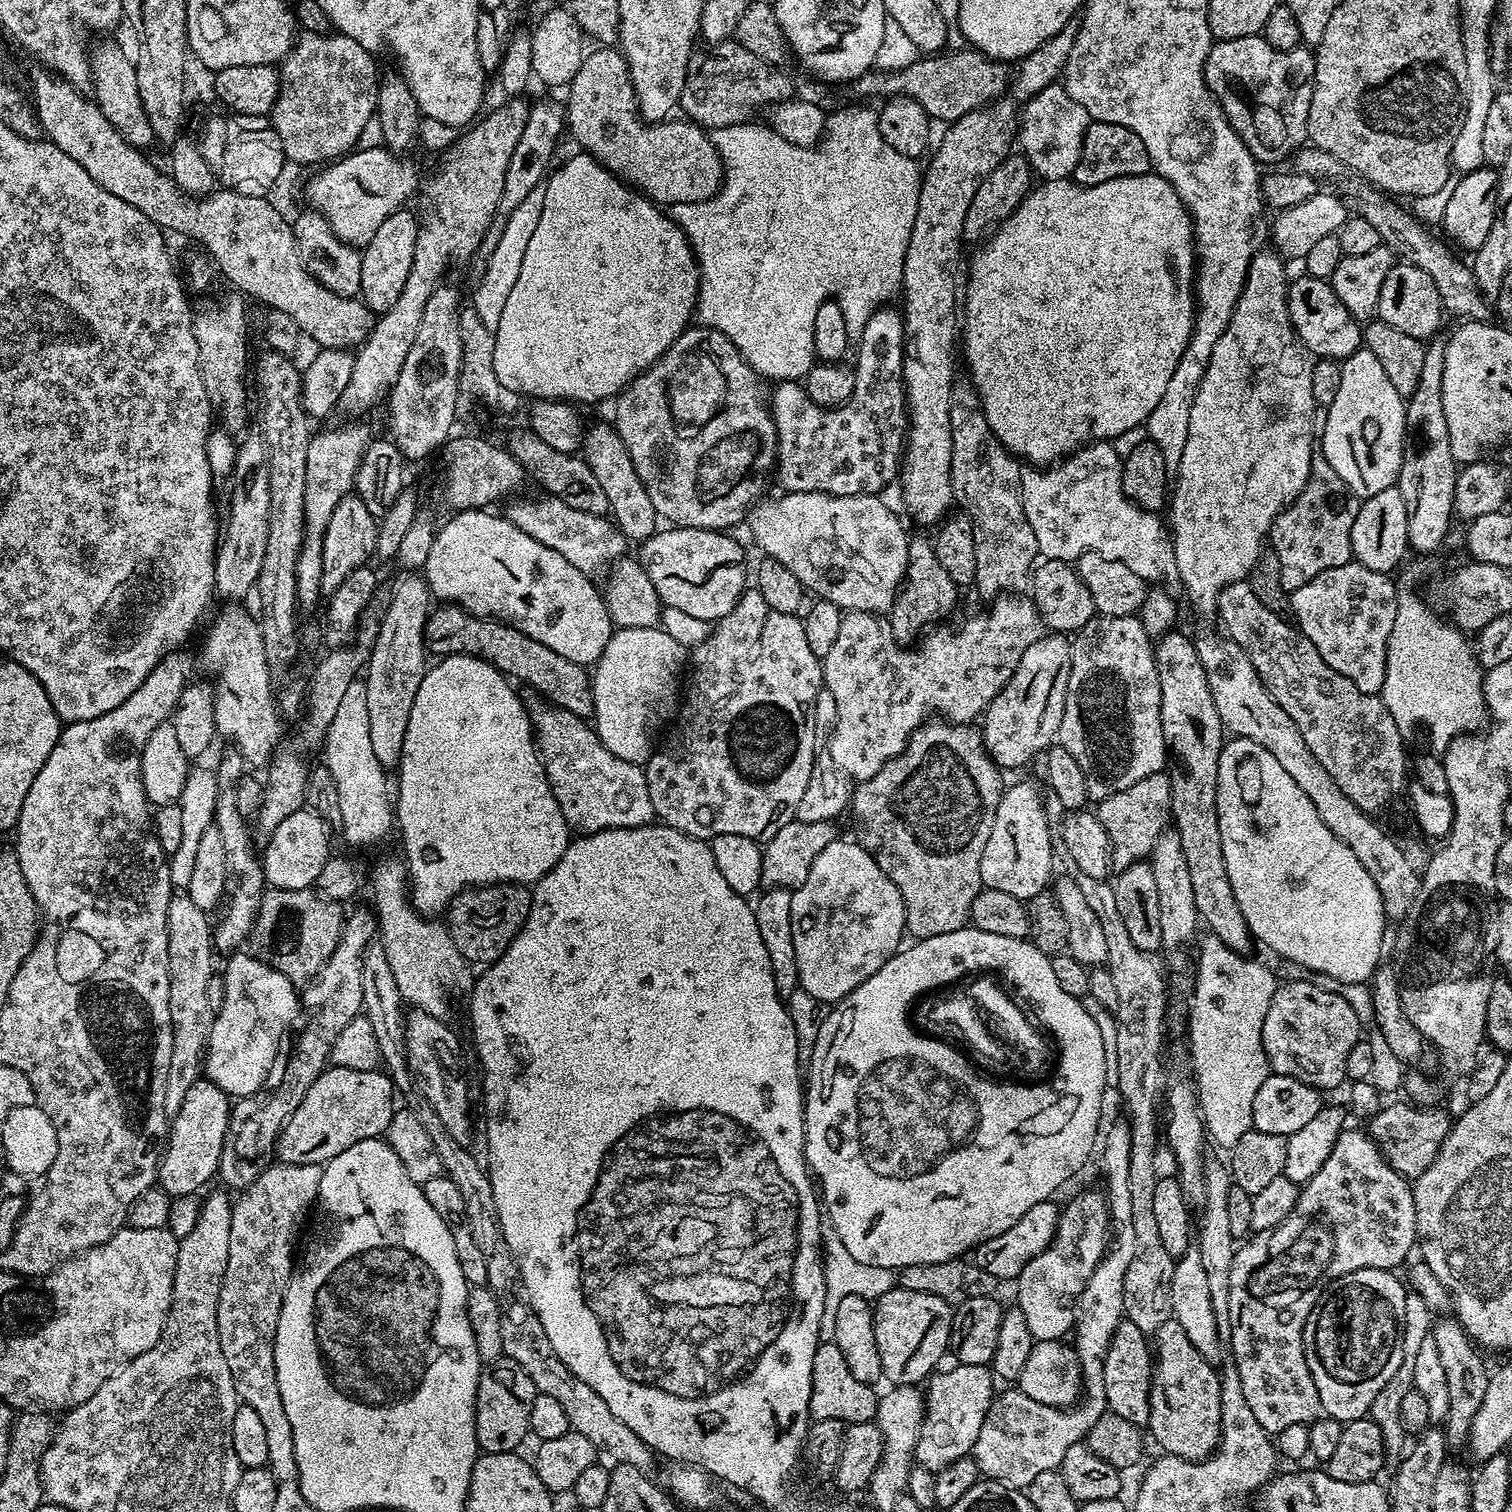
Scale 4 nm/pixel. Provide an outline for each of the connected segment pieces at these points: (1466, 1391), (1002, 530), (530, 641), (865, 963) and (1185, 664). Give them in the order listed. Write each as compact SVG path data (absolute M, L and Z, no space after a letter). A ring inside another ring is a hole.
M1440 1314L1433 1319L1430 1338L1438 1346L1442 1366L1446 1373L1446 1390L1450 1393L1450 1410L1446 1421L1446 1432L1449 1437L1463 1441L1468 1435L1468 1427L1472 1425L1474 1414L1482 1406L1482 1398L1486 1398L1486 1386L1490 1368L1484 1365L1479 1356L1477 1345L1473 1343L1464 1327L1455 1315ZM1477 1352L1477 1353L1476 1353ZM1448 1427L1448 1428L1447 1428ZM1452 1435L1452 1436L1451 1436Z
M952 404L950 410L950 422L952 423L952 483L957 489L964 491L968 504L972 507L970 519L972 521L972 533L974 534L974 550L976 551L976 582L975 587L989 598L999 597L1001 594L1020 594L1030 584L1030 573L1038 560L1038 549L1034 530L1024 513L1024 503L1020 501L1019 491L1008 485L1011 478L1013 457L1007 448L986 422L983 411L979 407L971 408L968 404Z
M440 606L440 609L433 611L431 615L427 617L426 625L426 640L429 645L432 644L436 648L448 648L449 653L460 654L479 654L483 659L493 663L497 668L501 670L507 670L509 673L520 671L530 683L536 688L545 688L548 692L556 692L556 696L561 705L570 709L578 716L587 717L590 709L593 707L592 703L592 676L590 675L583 663L567 660L562 658L559 652L554 651L549 645L538 642L536 637L527 636L522 634L520 629L514 627L512 624L503 624L501 620L493 620L491 618L485 618L480 614L473 614L471 612L464 611L460 606L447 606L448 608L442 608L446 606Z
M833 838L826 850L814 858L806 882L792 892L792 926L799 987L808 991L818 1002L840 1002L858 985L866 982L866 978L882 970L884 963L895 956L901 947L900 939L906 936L902 894L863 843L851 844L848 840Z
M1173 630L1159 637L1155 645L1156 669L1160 679L1160 721L1163 740L1169 753L1184 772L1171 773L1170 816L1182 842L1182 851L1194 886L1196 911L1208 923L1207 931L1227 948L1241 954L1251 953L1254 937L1248 928L1226 874L1222 838L1217 826L1217 762L1224 745L1224 727L1210 687L1210 674L1200 660L1195 643Z

